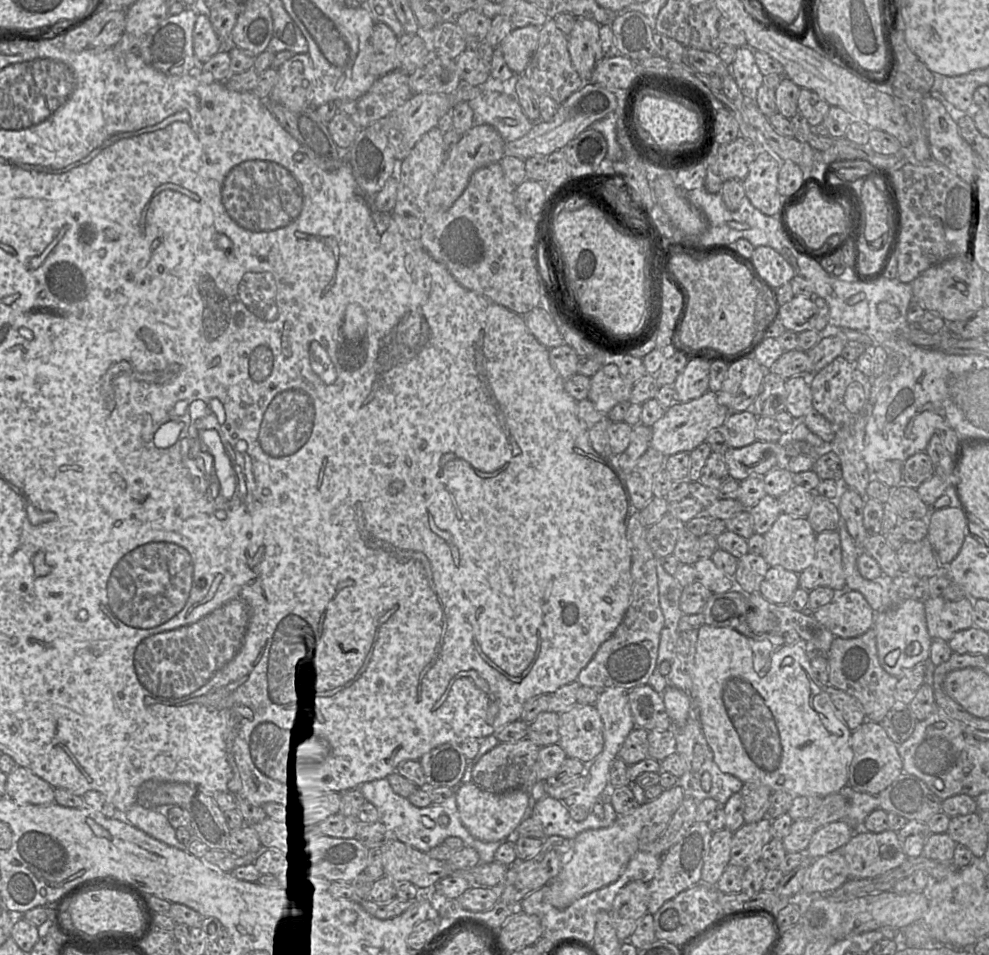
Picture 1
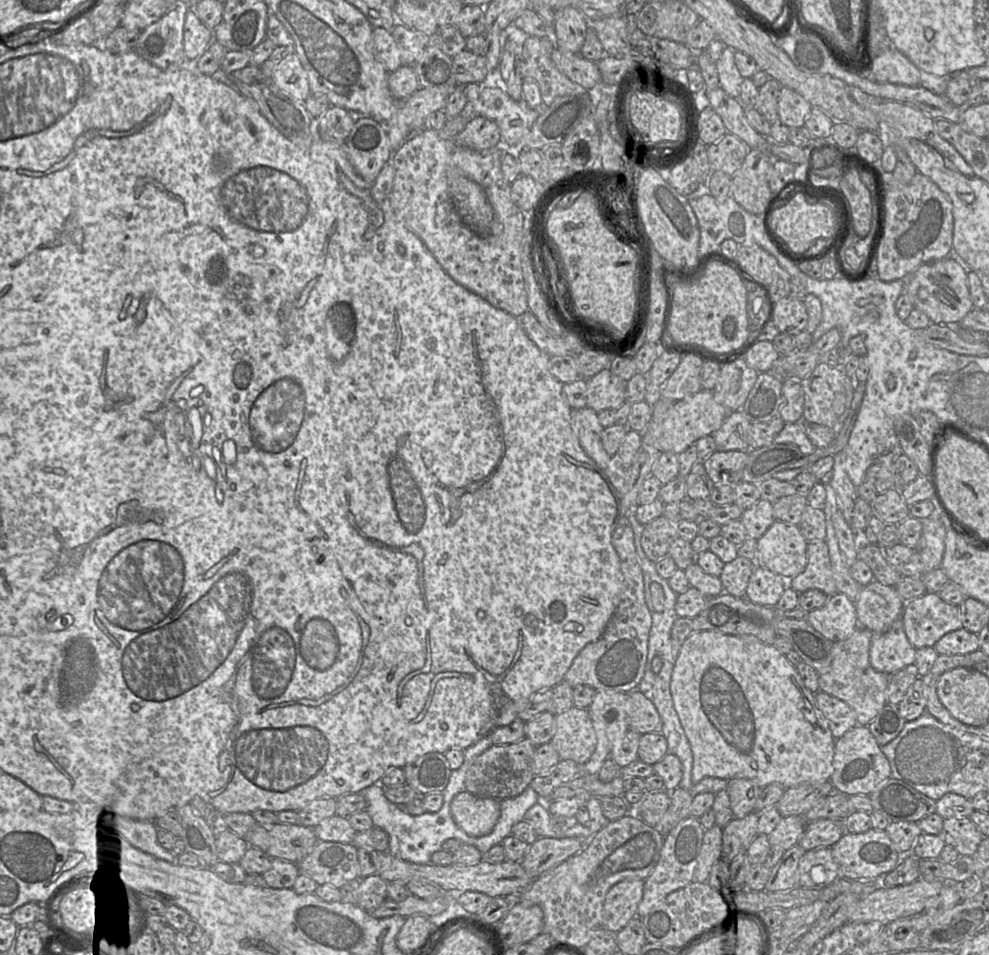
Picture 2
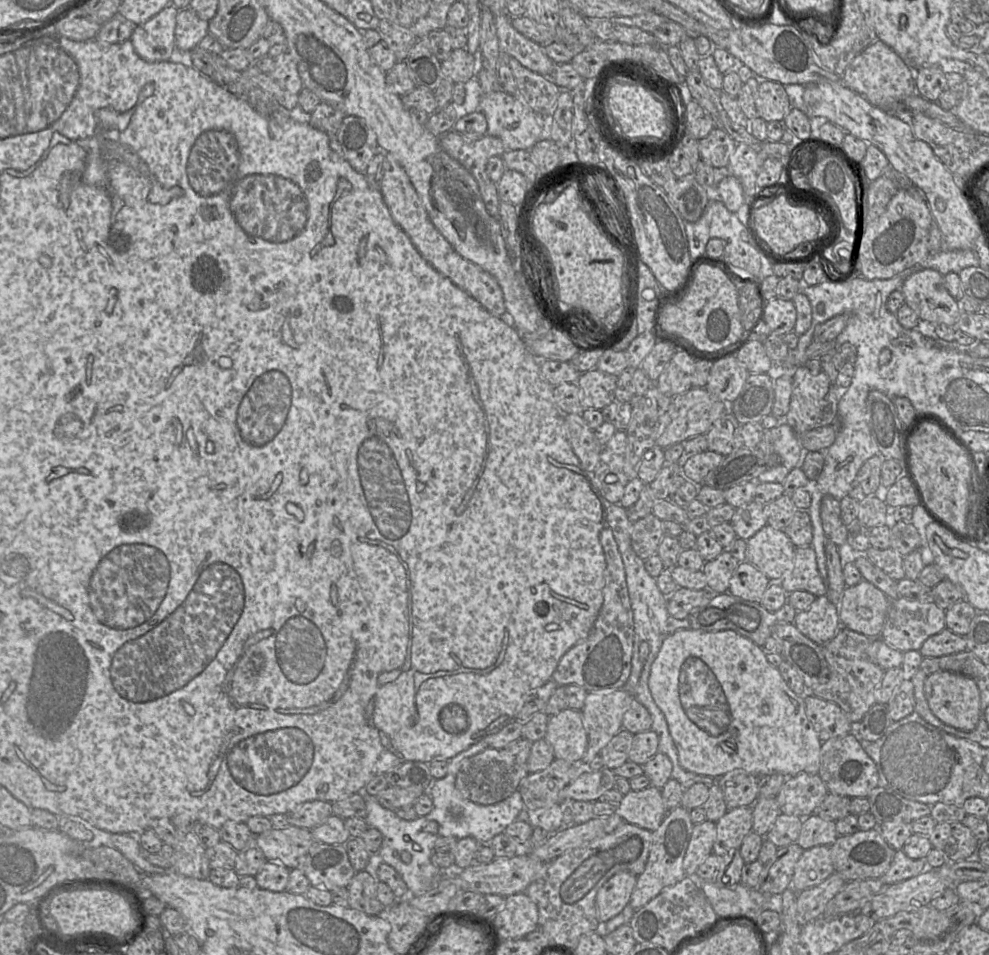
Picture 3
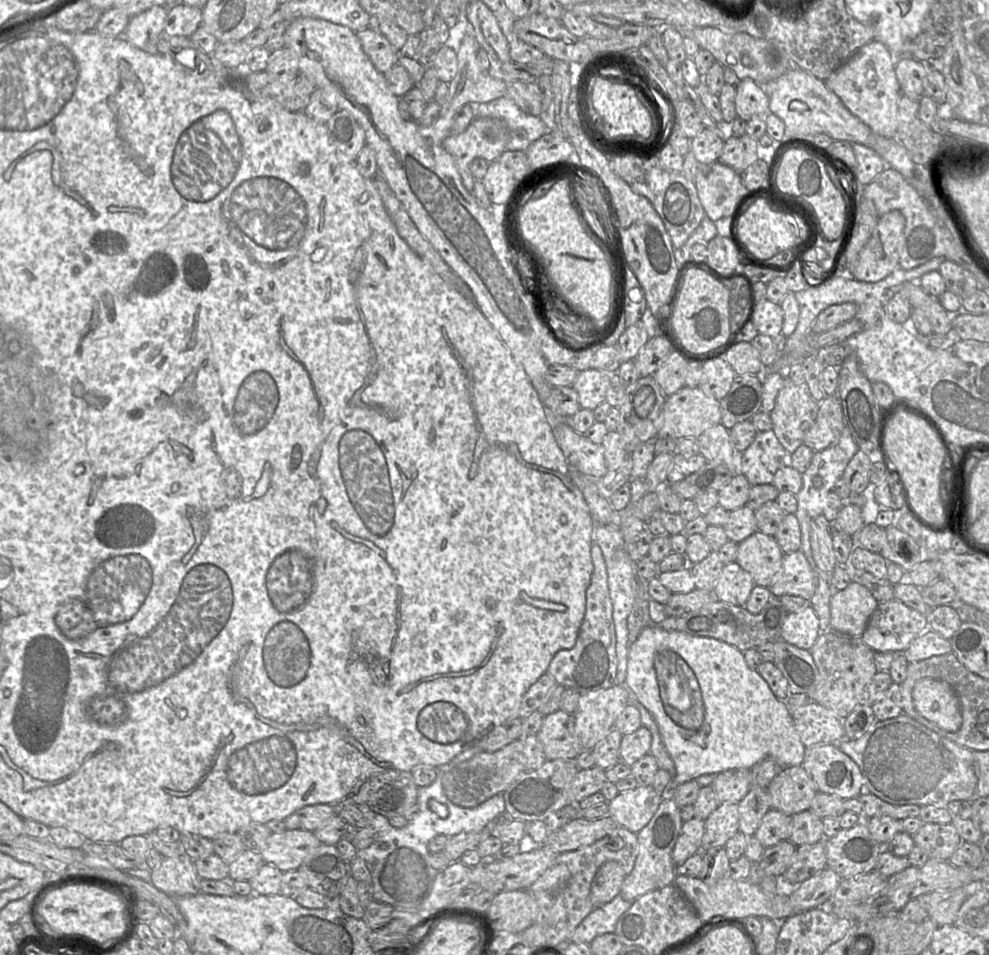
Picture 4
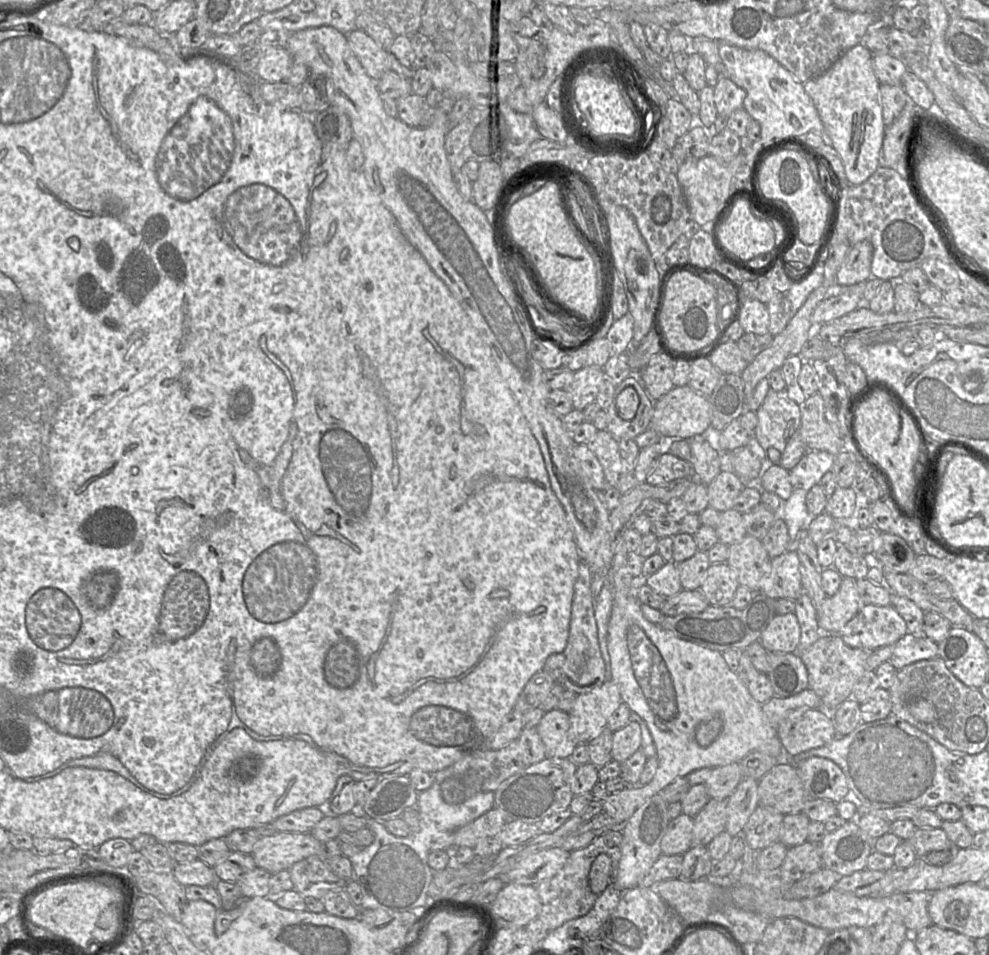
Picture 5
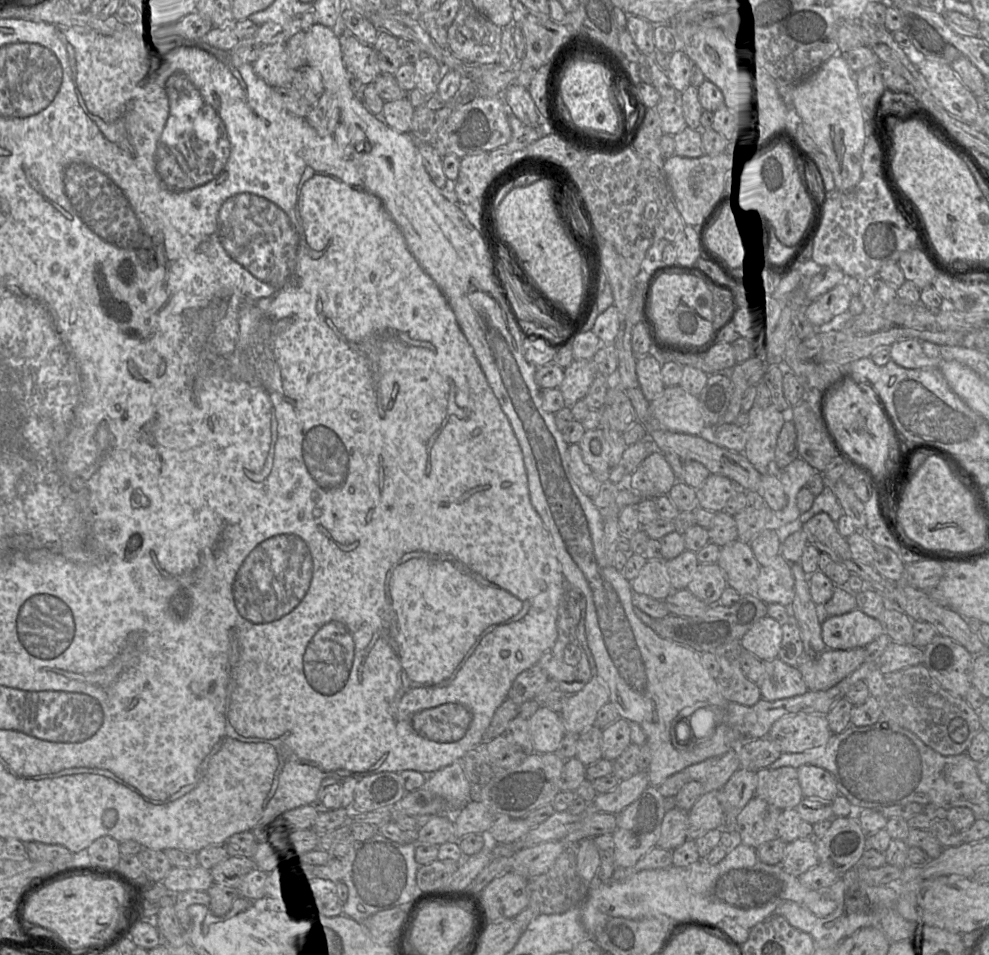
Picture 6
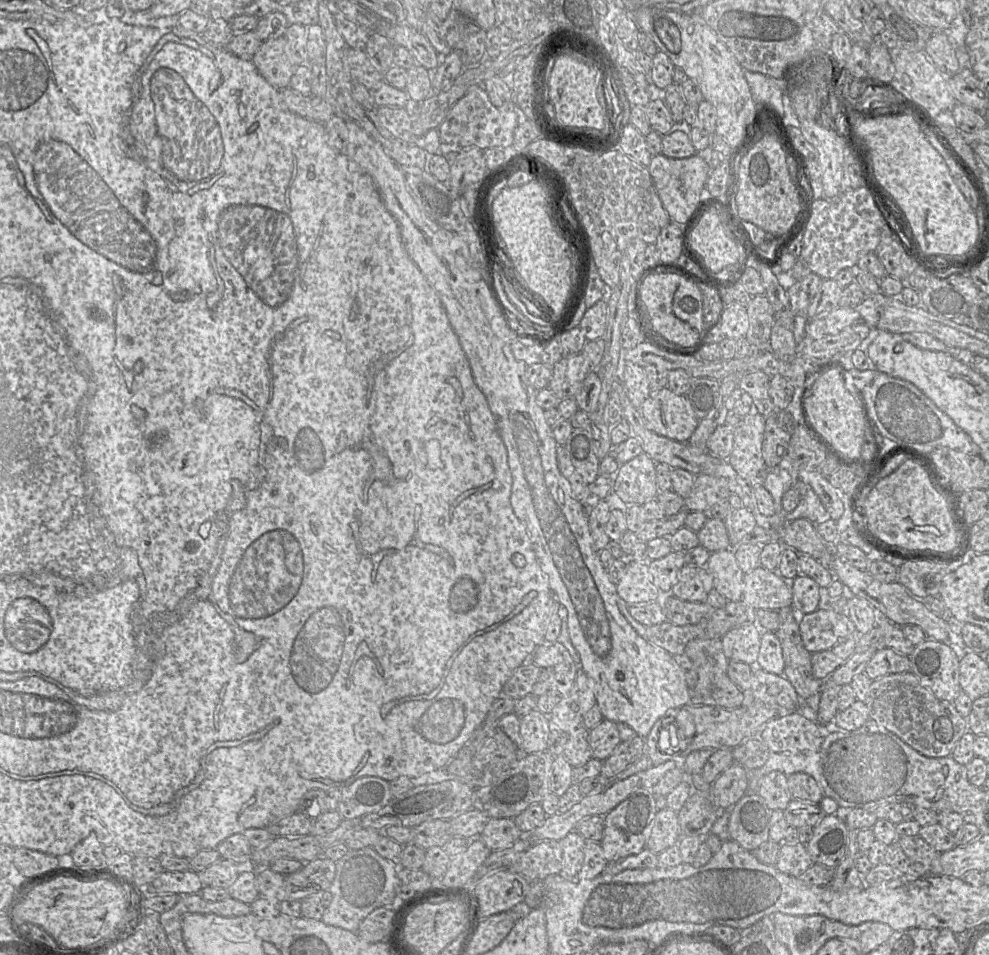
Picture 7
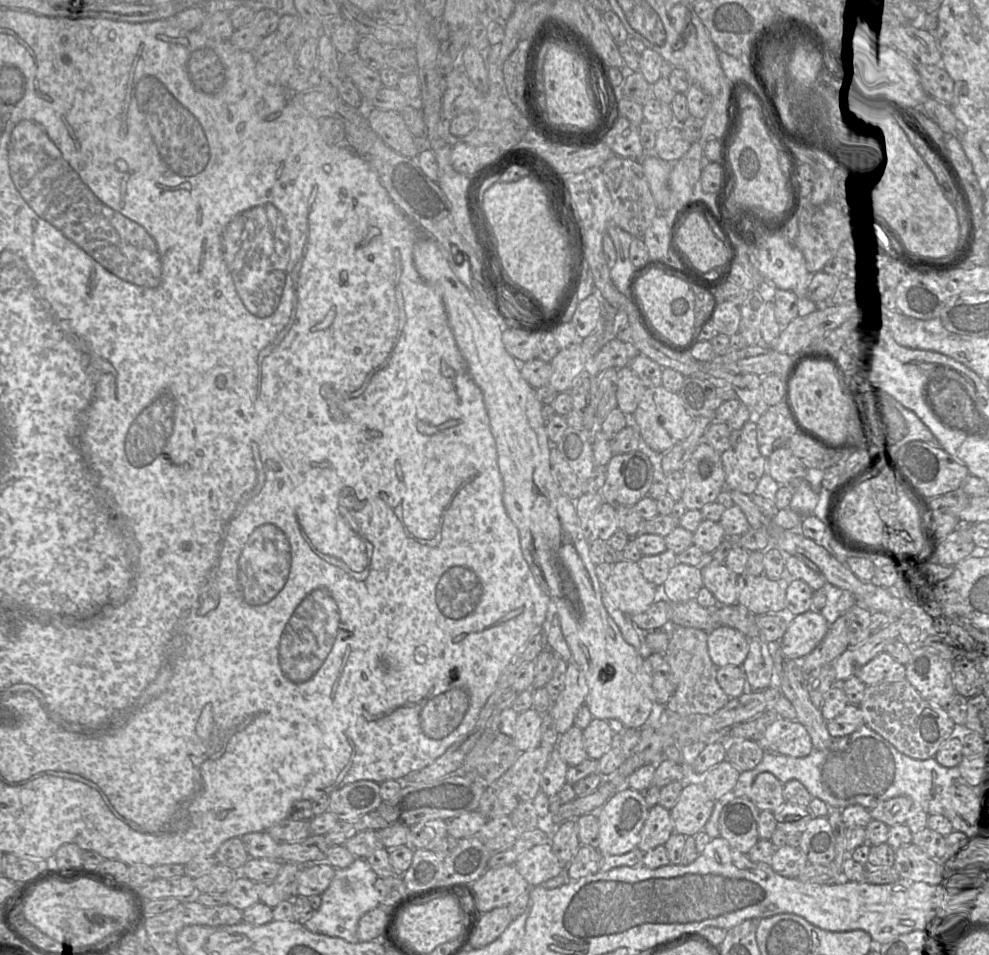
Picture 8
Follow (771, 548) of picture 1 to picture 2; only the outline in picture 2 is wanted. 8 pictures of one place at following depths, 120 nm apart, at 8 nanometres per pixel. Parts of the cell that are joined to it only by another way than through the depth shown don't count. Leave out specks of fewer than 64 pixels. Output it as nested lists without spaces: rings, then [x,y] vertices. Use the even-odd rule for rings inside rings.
[[[776,520],[757,540],[755,562],[785,579],[792,579],[806,568],[807,545],[797,524]]]

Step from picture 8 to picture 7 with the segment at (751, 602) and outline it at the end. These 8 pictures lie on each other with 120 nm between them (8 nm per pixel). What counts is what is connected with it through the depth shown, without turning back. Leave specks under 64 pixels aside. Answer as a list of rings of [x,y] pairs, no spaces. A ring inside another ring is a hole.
[[[761,566],[744,574],[742,601],[755,610],[780,610],[792,606],[791,581]]]

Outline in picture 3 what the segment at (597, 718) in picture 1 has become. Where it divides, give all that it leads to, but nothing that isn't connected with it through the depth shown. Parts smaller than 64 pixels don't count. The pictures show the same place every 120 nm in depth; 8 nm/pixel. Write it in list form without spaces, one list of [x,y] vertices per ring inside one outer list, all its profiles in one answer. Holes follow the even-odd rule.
[[[567,708],[550,716],[544,739],[552,747],[555,758],[579,763],[588,747],[588,735],[581,710]]]

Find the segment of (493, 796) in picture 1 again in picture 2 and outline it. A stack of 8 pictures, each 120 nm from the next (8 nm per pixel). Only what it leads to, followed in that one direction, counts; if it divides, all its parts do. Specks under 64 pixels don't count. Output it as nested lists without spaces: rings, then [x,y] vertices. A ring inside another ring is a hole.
[[[464,790],[451,801],[451,815],[468,835],[481,837],[491,833],[500,817],[500,800],[480,798]]]

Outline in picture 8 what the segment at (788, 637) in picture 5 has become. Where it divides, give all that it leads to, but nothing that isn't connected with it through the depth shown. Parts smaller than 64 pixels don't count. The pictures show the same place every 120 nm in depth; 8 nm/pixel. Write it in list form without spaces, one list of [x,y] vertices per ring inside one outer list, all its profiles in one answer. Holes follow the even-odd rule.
[[[720,625],[708,631],[708,652],[718,667],[742,666],[749,652],[750,639],[739,630]]]

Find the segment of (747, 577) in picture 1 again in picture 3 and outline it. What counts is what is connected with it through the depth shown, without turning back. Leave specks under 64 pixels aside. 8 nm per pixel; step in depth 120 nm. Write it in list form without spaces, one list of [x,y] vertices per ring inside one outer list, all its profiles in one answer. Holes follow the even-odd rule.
[[[723,551],[717,558],[705,562],[702,572],[705,575],[707,590],[711,593],[727,593],[730,579],[740,562]]]

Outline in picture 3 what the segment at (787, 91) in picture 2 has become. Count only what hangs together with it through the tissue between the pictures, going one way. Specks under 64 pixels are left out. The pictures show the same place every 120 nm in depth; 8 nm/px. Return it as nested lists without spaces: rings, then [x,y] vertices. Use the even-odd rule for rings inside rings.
[[[757,75],[755,79],[760,83],[758,96],[756,94],[757,108],[760,111],[758,118],[766,121],[782,121],[793,108],[785,86]]]

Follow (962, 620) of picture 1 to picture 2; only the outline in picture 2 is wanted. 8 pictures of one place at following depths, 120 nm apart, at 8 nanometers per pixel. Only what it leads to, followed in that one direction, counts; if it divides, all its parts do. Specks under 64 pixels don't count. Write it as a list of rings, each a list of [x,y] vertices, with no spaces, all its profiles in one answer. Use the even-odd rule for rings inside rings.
[[[926,592],[906,602],[900,620],[916,649],[933,647],[945,634],[962,628],[959,607],[944,602],[937,593]]]

